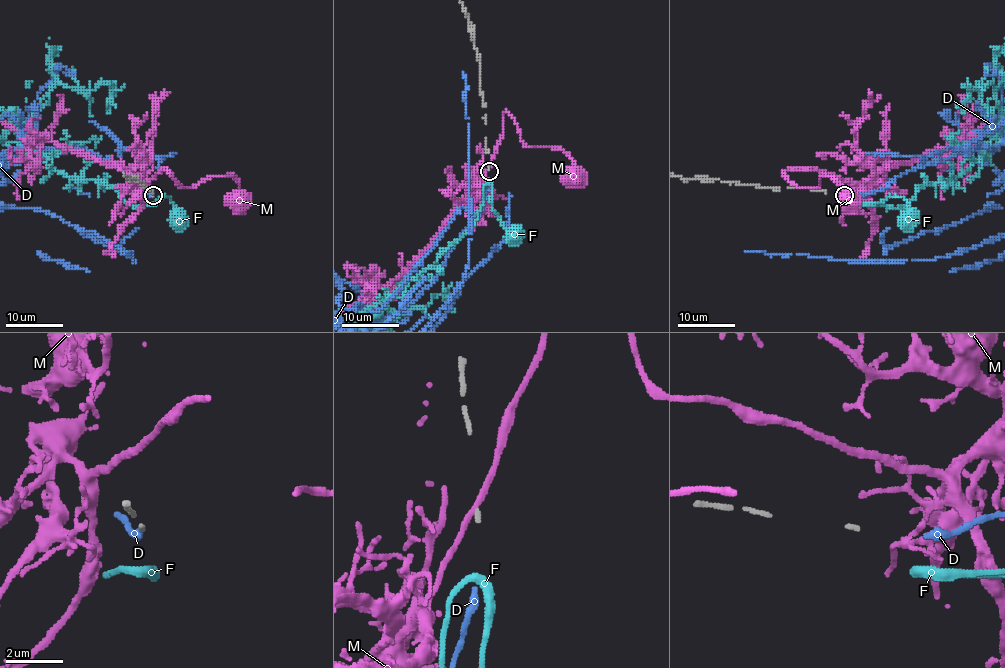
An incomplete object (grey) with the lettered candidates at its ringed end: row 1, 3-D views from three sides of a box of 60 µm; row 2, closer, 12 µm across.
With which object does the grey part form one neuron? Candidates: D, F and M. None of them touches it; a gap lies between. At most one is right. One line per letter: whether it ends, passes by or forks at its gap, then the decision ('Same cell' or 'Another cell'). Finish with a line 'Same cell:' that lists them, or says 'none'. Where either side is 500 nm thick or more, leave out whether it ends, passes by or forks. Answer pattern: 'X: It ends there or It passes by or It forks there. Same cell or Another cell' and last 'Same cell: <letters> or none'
D: It ends there. Same cell
F: It passes by. Another cell
M: It forks there. Another cell
Same cell: D

